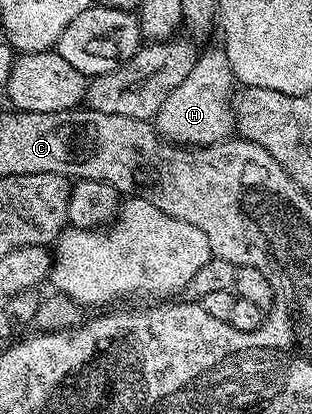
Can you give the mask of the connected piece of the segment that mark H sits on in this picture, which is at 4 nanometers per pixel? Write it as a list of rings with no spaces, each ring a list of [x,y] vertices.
[[[220,46],[213,47],[210,51],[202,50],[191,73],[187,73],[182,83],[171,89],[167,101],[159,105],[159,113],[155,116],[157,134],[167,144],[184,145],[189,149],[219,143],[230,138],[235,131],[231,102],[234,94],[233,70],[224,50]]]

